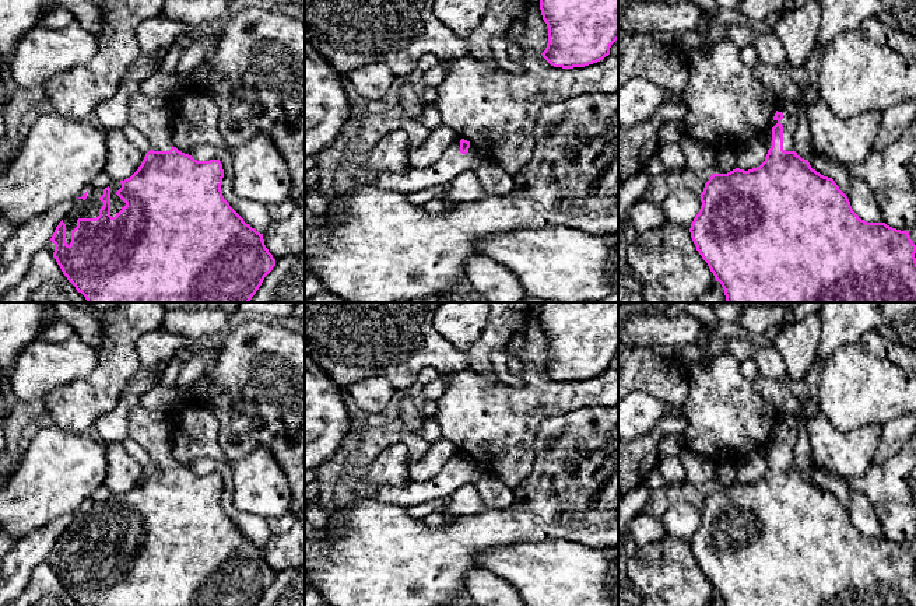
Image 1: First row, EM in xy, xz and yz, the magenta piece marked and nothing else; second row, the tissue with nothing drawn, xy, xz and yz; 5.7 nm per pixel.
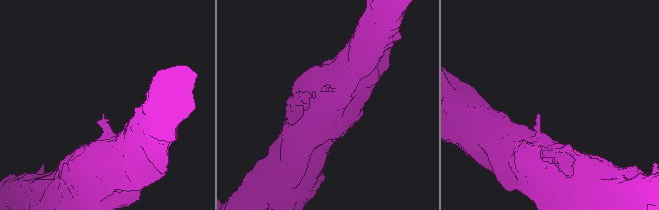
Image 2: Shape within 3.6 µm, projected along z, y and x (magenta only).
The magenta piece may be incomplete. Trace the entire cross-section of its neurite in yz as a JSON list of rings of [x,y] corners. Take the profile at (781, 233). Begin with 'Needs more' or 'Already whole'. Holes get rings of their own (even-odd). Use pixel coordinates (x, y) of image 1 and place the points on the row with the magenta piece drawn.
Needs more. [[[780,99],[773,120],[764,132],[768,144],[765,161],[752,169],[736,168],[727,174],[712,174],[701,196],[701,210],[695,216],[689,232],[702,259],[708,263],[716,281],[724,290],[727,302],[916,302],[916,245],[909,231],[901,231],[885,223],[867,223],[852,209],[847,196],[832,178],[824,176],[811,168],[808,160],[794,151],[794,137],[799,115],[792,99]]]

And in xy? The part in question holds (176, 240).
Needs more. [[[141,91],[133,94],[130,97],[129,105],[127,105],[127,123],[130,123],[136,129],[138,129],[148,139],[151,148],[145,154],[138,169],[130,178],[127,178],[124,181],[112,181],[112,183],[105,189],[88,189],[81,197],[74,200],[73,207],[64,216],[64,218],[59,223],[50,241],[46,244],[46,249],[53,255],[53,258],[56,259],[57,265],[60,266],[63,274],[76,287],[76,290],[85,297],[87,302],[249,302],[252,300],[252,297],[256,294],[256,291],[259,290],[259,287],[262,286],[264,277],[275,266],[275,259],[266,248],[264,241],[263,241],[263,234],[257,232],[255,228],[252,228],[249,224],[246,224],[243,221],[243,218],[224,199],[222,190],[221,190],[222,178],[224,178],[224,169],[222,169],[221,161],[220,160],[197,161],[192,155],[179,151],[172,144],[172,113],[171,113],[171,108],[169,108],[166,99],[162,99],[158,97],[148,97],[148,95],[143,94]]]

